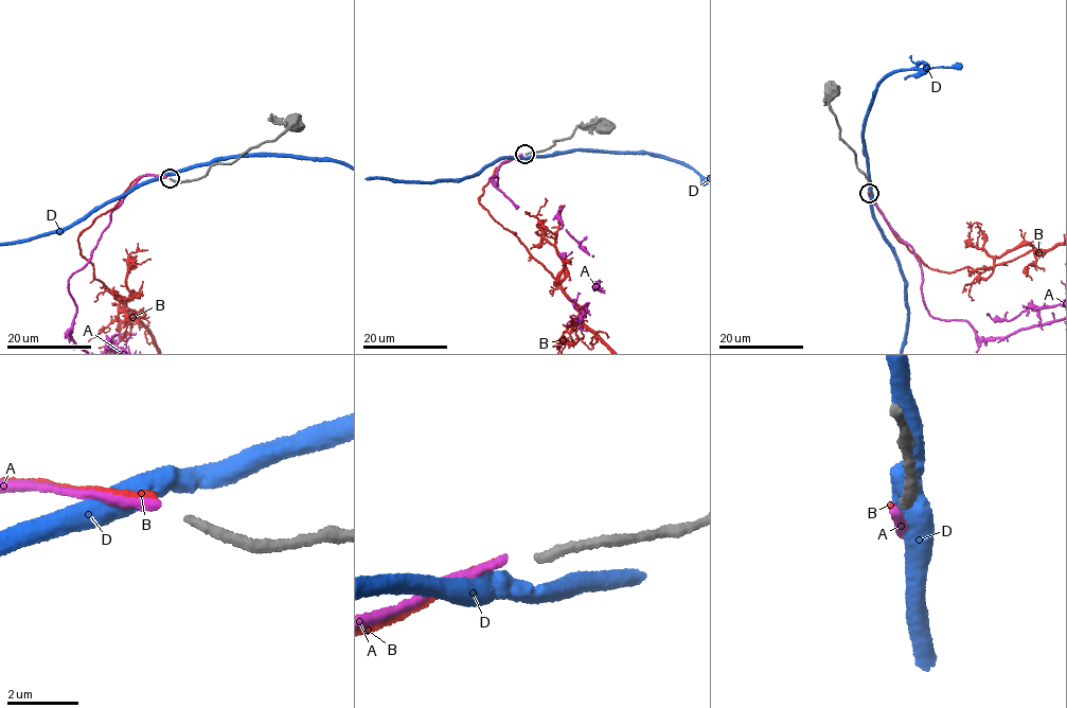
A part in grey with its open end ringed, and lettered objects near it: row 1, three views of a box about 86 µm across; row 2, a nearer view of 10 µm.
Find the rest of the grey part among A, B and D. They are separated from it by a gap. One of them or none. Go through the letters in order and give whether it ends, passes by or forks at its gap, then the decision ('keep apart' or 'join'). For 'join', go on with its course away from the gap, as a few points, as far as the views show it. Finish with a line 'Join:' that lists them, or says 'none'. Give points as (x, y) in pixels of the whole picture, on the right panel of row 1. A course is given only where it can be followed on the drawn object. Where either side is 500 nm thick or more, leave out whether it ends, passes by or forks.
A: it ends | join
B: it ends | keep apart
D: keep apart
Join: A

